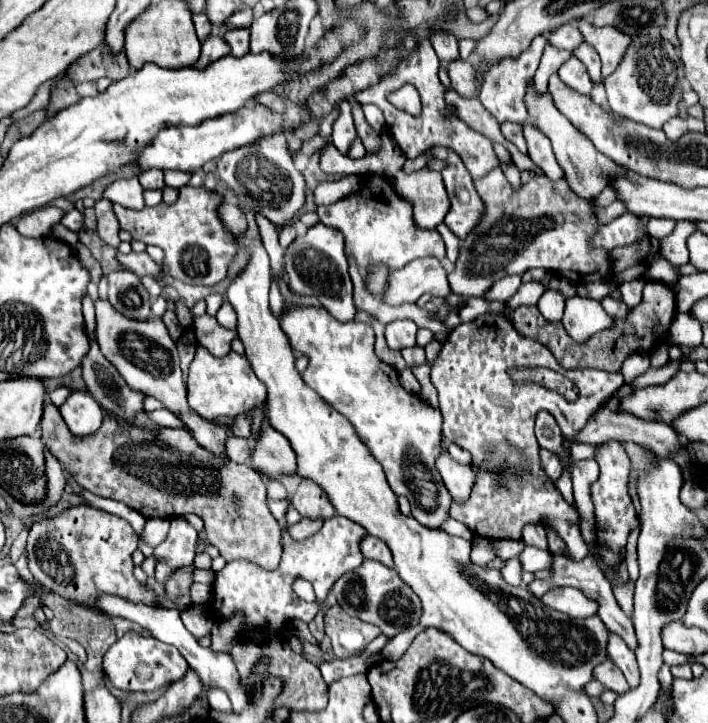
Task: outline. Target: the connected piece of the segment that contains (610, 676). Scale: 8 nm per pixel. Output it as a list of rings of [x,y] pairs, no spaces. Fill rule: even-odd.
[[[605,660],[603,664],[599,664],[599,668],[595,668],[595,678],[603,682],[609,690],[615,690],[617,694],[625,694],[631,690],[625,676],[619,668],[615,668],[615,664],[611,664],[611,660]]]

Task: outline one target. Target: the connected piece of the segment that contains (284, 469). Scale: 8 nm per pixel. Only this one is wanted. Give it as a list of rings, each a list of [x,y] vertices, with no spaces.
[[[267,416],[261,424],[255,446],[251,448],[249,464],[263,480],[297,476],[297,456],[291,448],[291,442],[269,424]]]

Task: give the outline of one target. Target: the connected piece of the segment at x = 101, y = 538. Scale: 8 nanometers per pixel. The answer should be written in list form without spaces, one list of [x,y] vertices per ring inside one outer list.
[[[79,504],[65,508],[55,518],[35,522],[27,538],[27,560],[33,578],[57,596],[75,604],[93,606],[95,594],[111,592],[131,602],[155,606],[153,592],[145,590],[133,576],[131,554],[137,550],[139,536],[123,518],[105,510]]]

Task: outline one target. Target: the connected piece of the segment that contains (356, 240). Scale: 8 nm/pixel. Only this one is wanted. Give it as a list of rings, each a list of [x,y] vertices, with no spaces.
[[[385,176],[365,178],[365,188],[361,192],[357,192],[355,196],[341,198],[335,204],[319,206],[317,214],[321,218],[329,218],[331,228],[337,228],[345,236],[345,254],[353,254],[357,258],[361,276],[367,274],[371,262],[383,262],[389,264],[389,268],[399,270],[415,258],[445,258],[445,244],[439,232],[415,228],[415,222],[411,220],[411,204],[395,196],[391,180]]]

